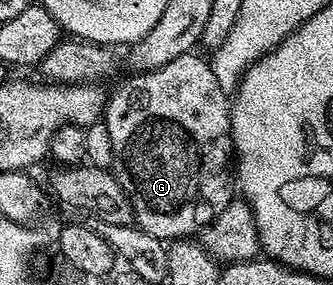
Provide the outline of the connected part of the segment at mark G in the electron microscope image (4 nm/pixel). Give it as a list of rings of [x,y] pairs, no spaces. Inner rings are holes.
[[[189,53],[182,57],[174,57],[174,61],[162,65],[158,69],[133,74],[131,76],[133,79],[126,80],[113,95],[111,92],[102,116],[106,129],[110,129],[110,142],[114,144],[114,161],[110,170],[115,175],[118,185],[122,185],[122,189],[130,201],[135,226],[165,241],[195,236],[204,228],[209,227],[218,217],[218,213],[222,213],[222,209],[226,209],[234,198],[234,152],[232,149],[230,95],[229,92],[222,89],[222,85],[218,85],[218,77],[214,77],[211,62],[205,56],[203,59],[202,56],[196,54]]]

